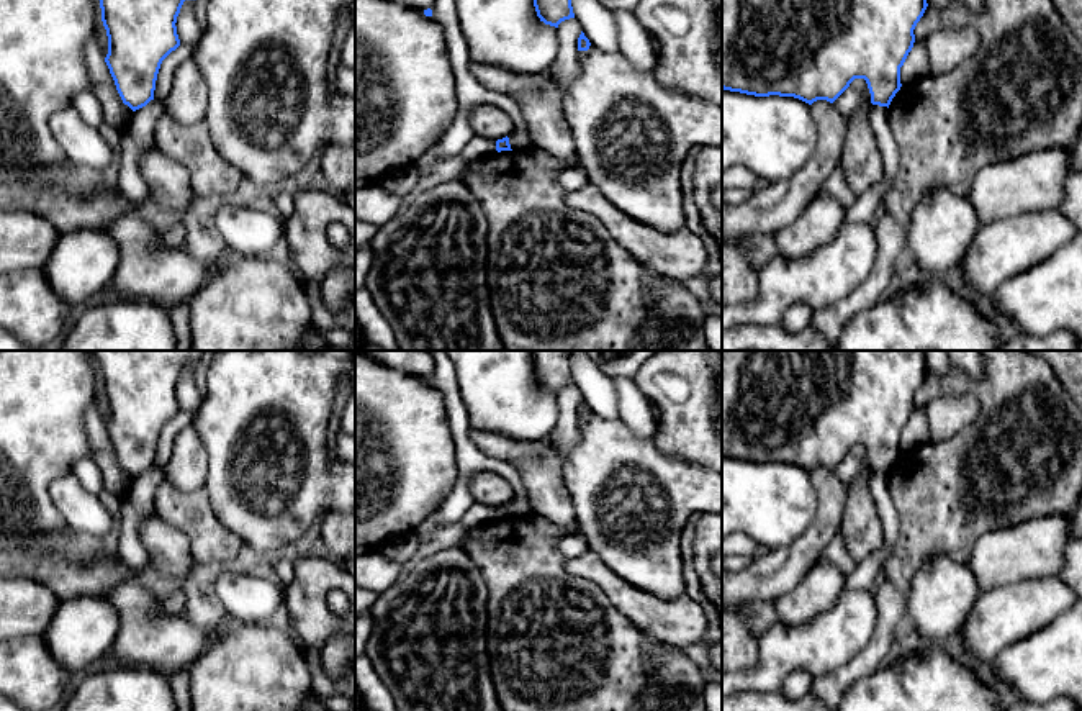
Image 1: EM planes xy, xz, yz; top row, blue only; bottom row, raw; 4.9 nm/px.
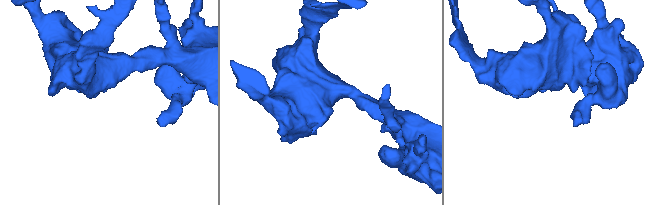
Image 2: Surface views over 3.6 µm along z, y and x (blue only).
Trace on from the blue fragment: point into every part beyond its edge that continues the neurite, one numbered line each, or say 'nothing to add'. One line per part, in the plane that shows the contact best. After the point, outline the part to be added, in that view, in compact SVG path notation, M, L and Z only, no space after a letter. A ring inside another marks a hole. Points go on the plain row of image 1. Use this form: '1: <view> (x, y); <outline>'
nothing to add

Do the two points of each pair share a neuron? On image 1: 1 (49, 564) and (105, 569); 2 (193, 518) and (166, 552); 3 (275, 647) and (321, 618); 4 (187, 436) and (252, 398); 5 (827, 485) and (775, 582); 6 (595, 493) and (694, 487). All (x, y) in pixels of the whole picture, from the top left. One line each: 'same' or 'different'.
1: same
2: different
3: different
4: different
5: same
6: same

